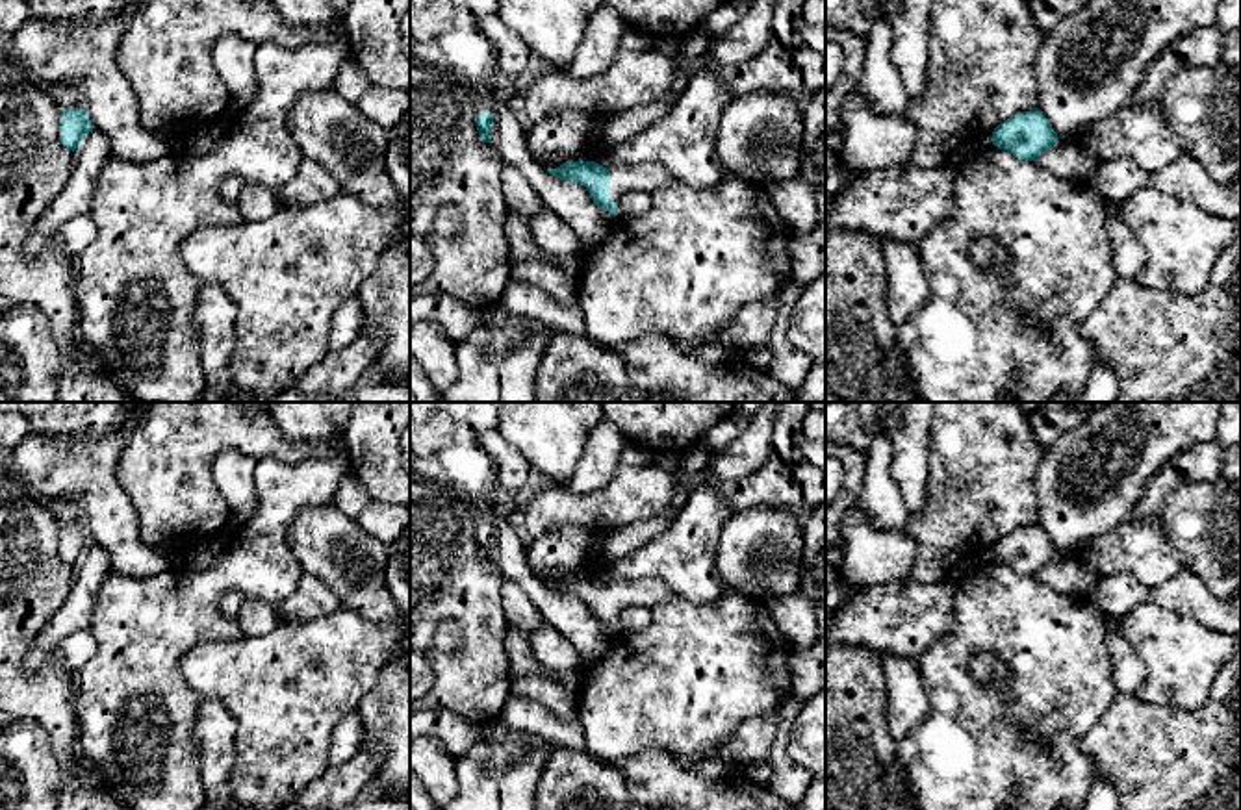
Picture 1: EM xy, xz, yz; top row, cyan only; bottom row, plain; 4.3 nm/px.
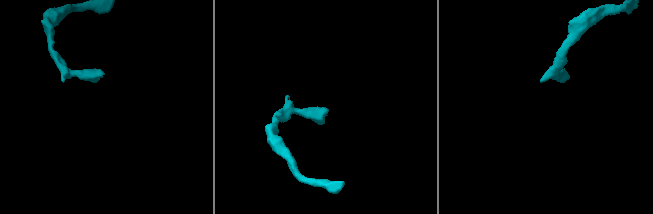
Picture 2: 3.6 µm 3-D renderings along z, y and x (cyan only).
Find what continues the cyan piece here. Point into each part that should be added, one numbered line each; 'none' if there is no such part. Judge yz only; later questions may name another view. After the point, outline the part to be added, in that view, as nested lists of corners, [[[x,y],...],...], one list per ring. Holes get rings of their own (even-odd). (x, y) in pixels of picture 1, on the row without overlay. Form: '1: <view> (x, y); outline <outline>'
1: yz (982, 555); outline [[[987,545],[987,547],[978,547],[974,552],[972,552],[972,558],[976,560],[978,565],[985,565],[985,563],[991,563],[994,562],[992,560],[992,545]]]

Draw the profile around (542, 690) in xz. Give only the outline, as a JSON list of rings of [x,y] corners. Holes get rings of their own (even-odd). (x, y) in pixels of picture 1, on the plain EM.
[[[516,677],[512,678],[512,693],[547,708],[557,717],[579,717],[579,691],[560,686],[551,677]]]

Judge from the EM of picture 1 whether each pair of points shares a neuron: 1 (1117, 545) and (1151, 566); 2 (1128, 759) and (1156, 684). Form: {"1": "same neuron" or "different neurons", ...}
{"1": "same neuron", "2": "different neurons"}

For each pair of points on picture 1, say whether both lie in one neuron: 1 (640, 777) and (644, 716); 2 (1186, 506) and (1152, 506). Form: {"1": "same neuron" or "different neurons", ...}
{"1": "different neurons", "2": "different neurons"}

